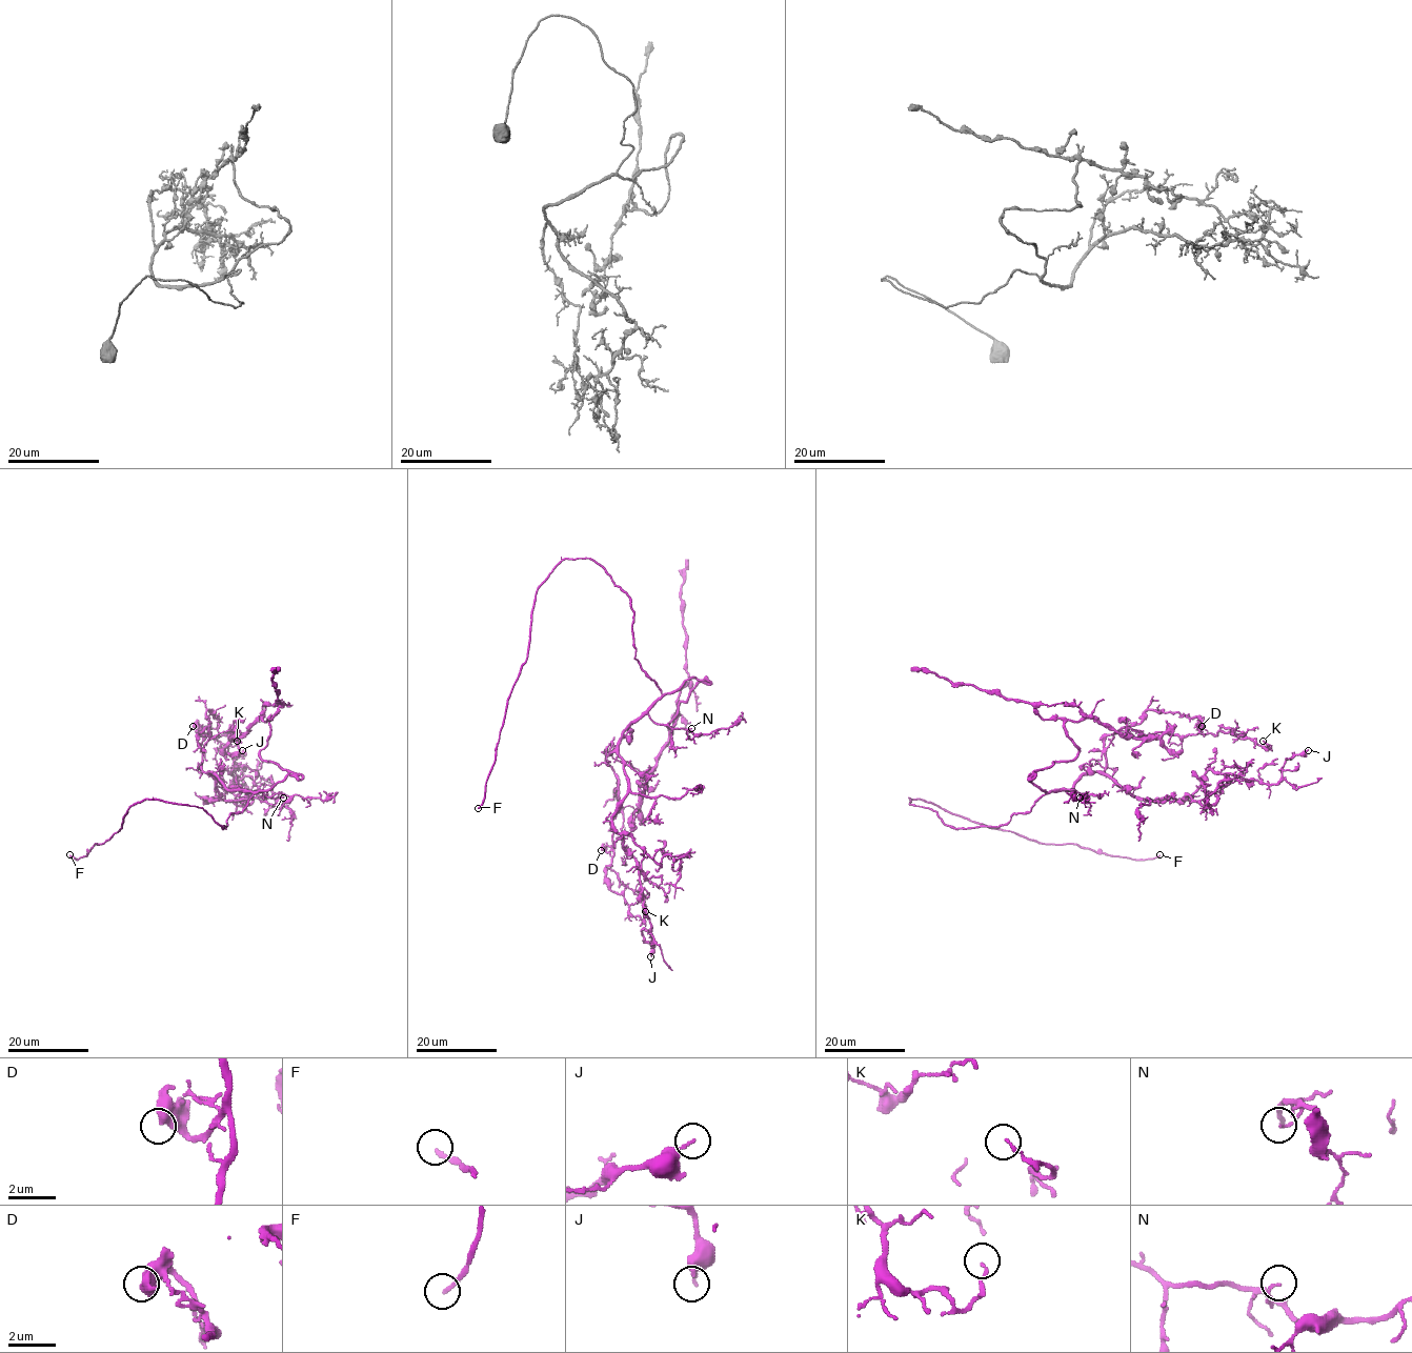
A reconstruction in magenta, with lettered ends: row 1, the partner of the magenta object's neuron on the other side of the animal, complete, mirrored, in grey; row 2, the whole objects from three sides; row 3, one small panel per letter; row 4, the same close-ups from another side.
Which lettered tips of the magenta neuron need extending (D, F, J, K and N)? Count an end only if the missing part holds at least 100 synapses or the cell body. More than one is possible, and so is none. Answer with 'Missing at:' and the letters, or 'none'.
Missing at: F

